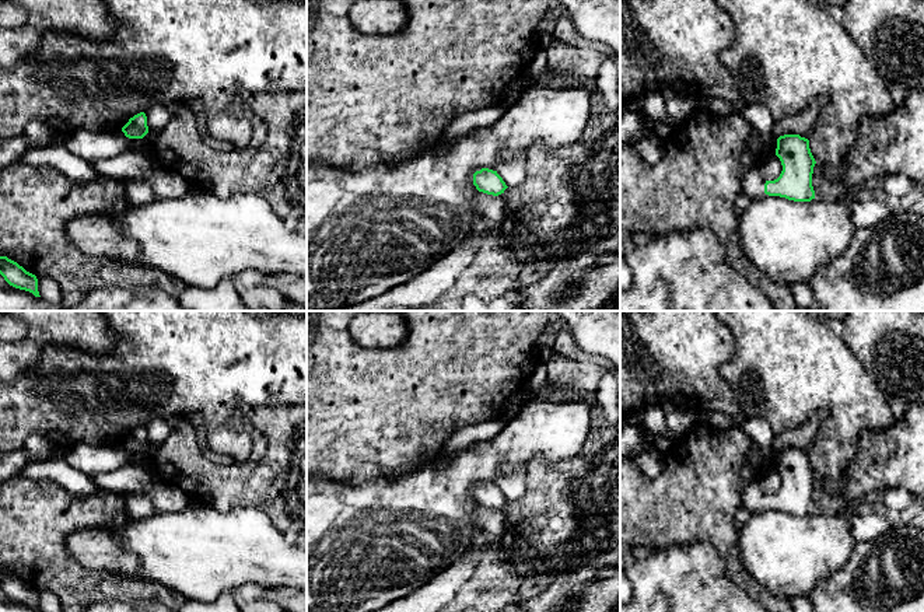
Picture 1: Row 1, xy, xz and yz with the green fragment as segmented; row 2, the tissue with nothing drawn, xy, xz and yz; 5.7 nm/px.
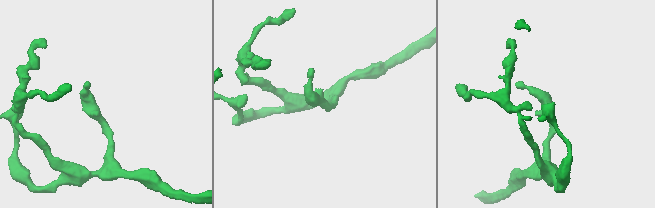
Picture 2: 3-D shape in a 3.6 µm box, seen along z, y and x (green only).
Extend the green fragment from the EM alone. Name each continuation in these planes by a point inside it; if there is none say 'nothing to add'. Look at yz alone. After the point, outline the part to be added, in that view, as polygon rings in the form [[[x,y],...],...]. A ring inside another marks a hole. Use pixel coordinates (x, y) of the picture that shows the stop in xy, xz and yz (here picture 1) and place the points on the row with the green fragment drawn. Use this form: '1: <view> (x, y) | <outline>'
1: yz (752, 182) | [[[750,167],[742,178],[742,192],[753,200],[767,197],[764,193],[766,179],[762,176],[759,167]]]

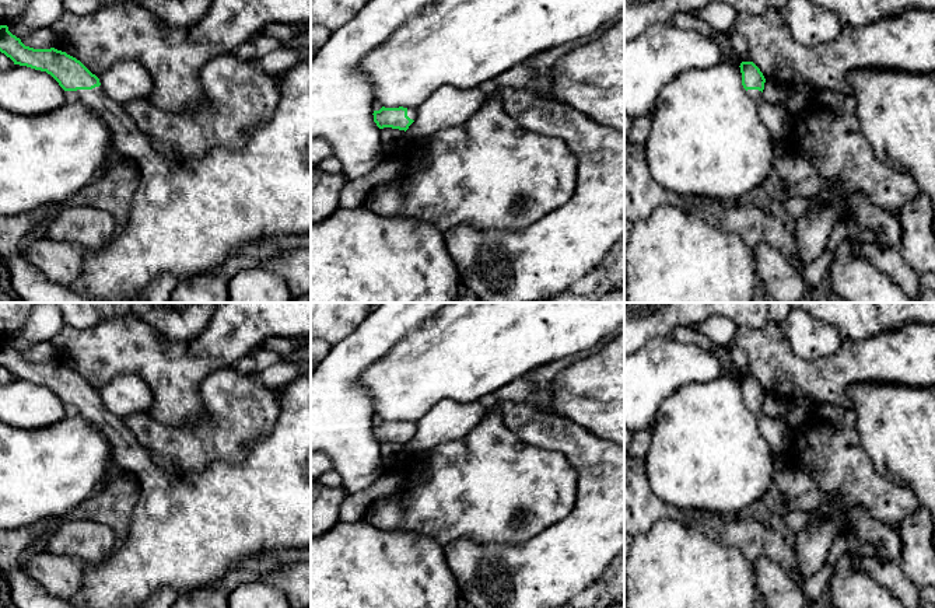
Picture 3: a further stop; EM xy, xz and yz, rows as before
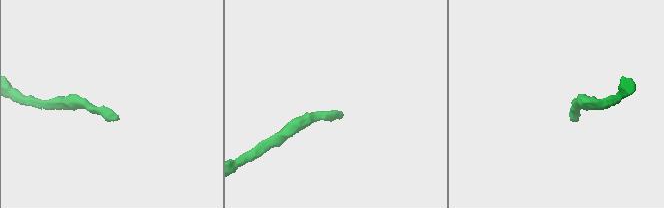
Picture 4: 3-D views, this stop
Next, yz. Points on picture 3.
1: yz (755, 94) | [[[747,90],[746,92],[757,105],[760,105],[763,102],[761,91],[759,91],[759,90]]]

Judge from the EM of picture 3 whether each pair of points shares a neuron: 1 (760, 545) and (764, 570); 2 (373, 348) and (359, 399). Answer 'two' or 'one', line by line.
1: two
2: one

